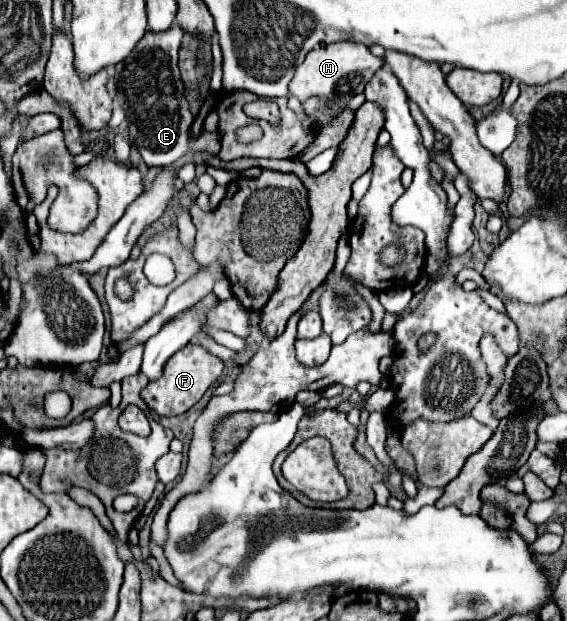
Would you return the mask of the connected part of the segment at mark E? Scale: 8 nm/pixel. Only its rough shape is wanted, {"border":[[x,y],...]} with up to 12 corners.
{"border":[[182,28],[146,32],[116,82],[128,138],[148,168],[190,150],[218,134],[188,136],[180,82]]}

